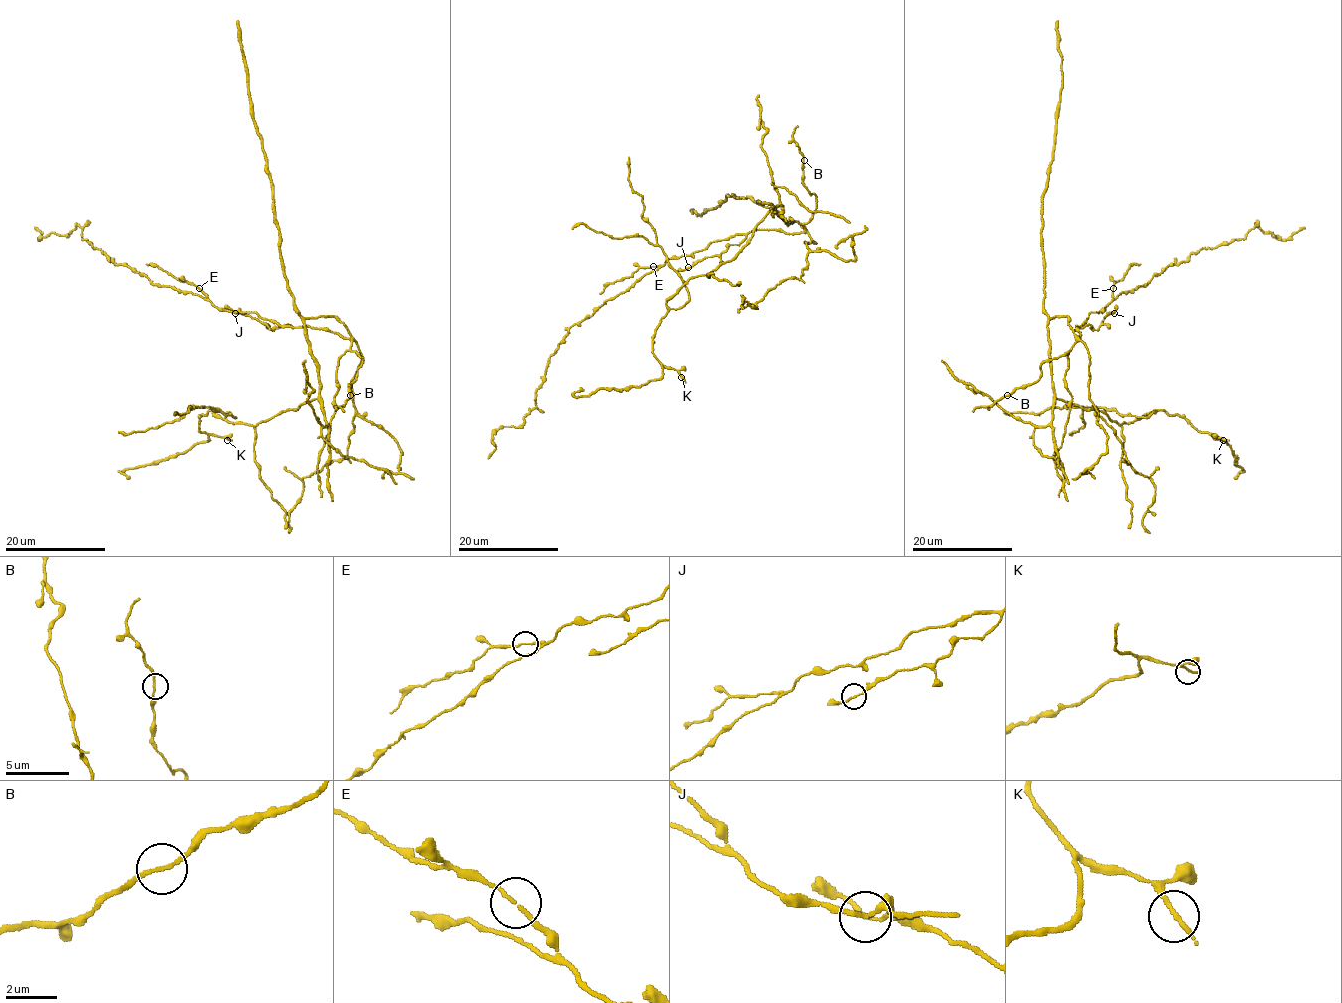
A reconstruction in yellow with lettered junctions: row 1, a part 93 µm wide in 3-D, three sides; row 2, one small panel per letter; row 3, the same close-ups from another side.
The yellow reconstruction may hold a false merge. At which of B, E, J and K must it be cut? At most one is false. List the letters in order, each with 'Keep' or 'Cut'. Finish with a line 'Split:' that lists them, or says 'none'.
B: Keep
E: Keep
J: Keep
K: Keep
Split: none

